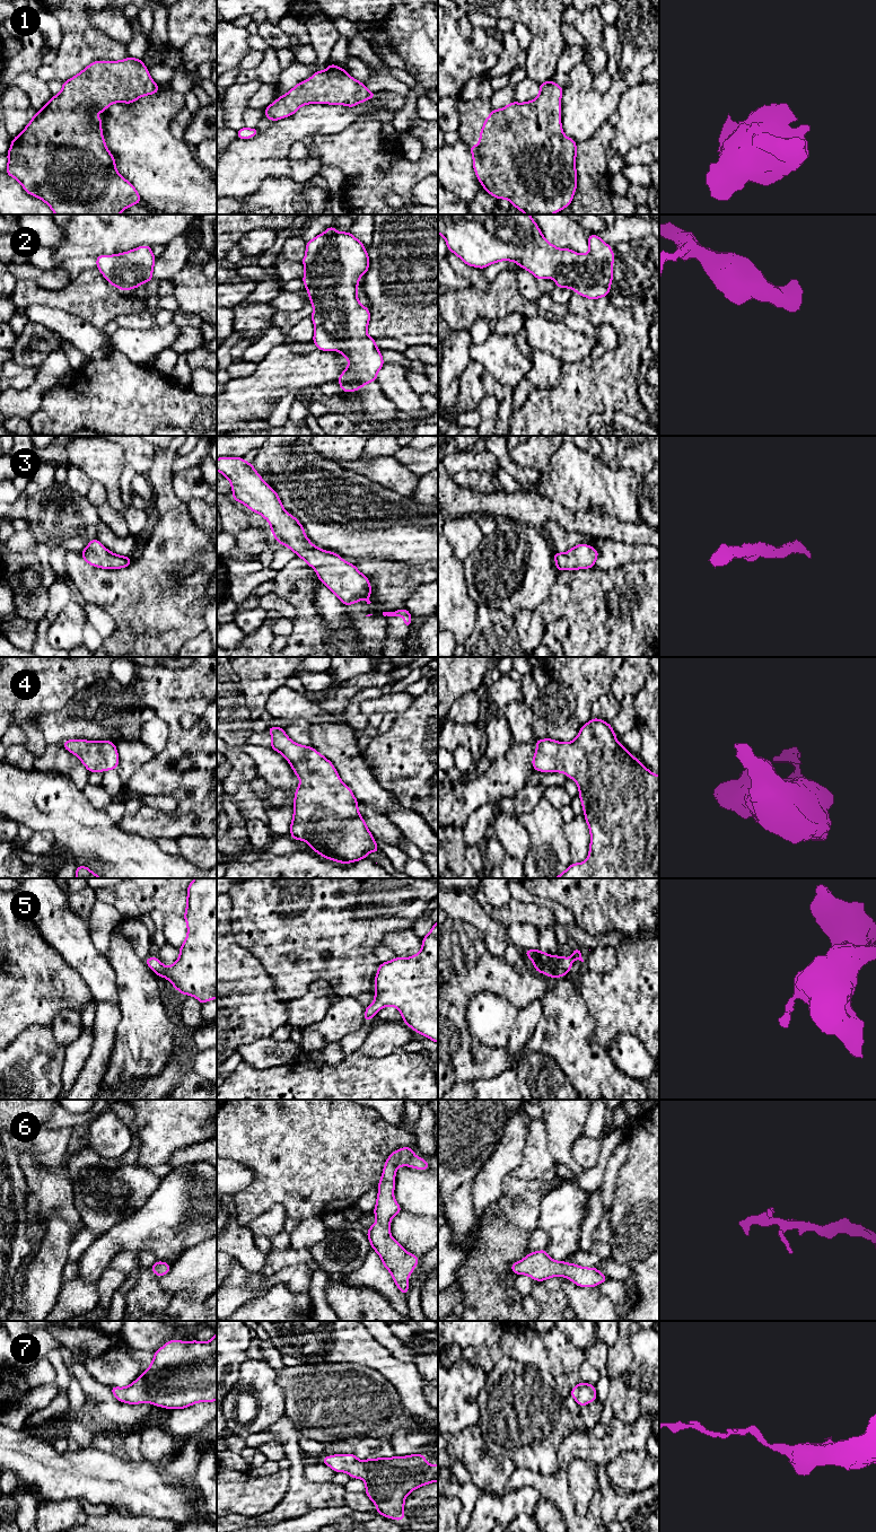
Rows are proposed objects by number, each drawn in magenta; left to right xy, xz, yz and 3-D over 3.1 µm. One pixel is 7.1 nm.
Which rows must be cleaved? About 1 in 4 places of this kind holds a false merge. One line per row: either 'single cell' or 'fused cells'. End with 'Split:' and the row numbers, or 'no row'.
1: single cell
2: single cell
3: single cell
4: single cell
5: single cell
6: single cell
7: single cell
Split: no row

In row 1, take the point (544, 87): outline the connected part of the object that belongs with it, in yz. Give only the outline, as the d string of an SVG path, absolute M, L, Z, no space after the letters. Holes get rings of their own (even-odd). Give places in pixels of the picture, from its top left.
M551 80L540 84L538 96L526 103L511 102L501 110L493 110L480 130L478 146L470 146L473 167L483 189L492 196L507 199L525 215L552 215L567 208L577 190L577 157L573 139L567 138L561 126L561 96L563 88Z

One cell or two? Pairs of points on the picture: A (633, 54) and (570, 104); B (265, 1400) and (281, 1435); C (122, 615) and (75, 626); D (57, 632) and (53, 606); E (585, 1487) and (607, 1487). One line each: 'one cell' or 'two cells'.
A: one cell
B: two cells
C: two cells
D: two cells
E: two cells

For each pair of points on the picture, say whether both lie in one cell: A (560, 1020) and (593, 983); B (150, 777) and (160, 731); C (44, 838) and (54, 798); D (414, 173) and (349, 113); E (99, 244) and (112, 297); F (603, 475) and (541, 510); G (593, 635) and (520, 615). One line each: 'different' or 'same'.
A: different
B: different
C: different
D: different
E: different
F: different
G: different

